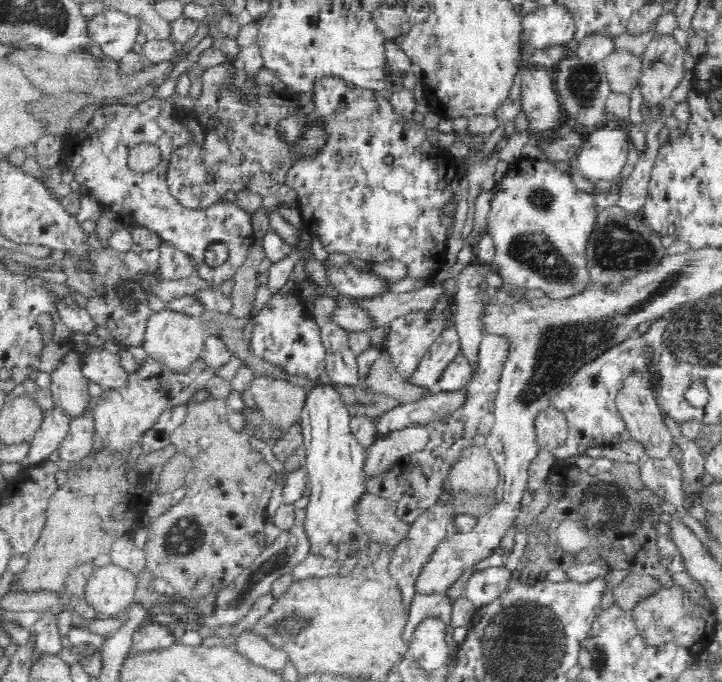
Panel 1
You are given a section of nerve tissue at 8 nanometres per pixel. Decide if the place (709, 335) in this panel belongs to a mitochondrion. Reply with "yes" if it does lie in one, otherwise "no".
yes

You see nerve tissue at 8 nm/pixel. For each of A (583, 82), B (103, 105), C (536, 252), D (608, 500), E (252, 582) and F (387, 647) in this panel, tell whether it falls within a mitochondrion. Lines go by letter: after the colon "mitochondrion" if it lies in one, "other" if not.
A: mitochondrion
B: other
C: mitochondrion
D: mitochondrion
E: mitochondrion
F: other

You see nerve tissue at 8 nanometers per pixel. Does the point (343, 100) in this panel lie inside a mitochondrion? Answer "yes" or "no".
no

